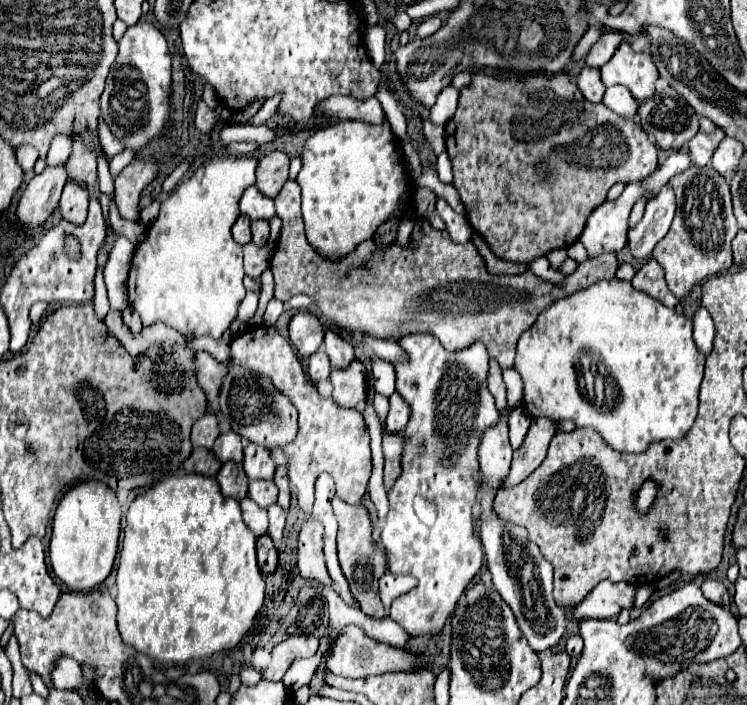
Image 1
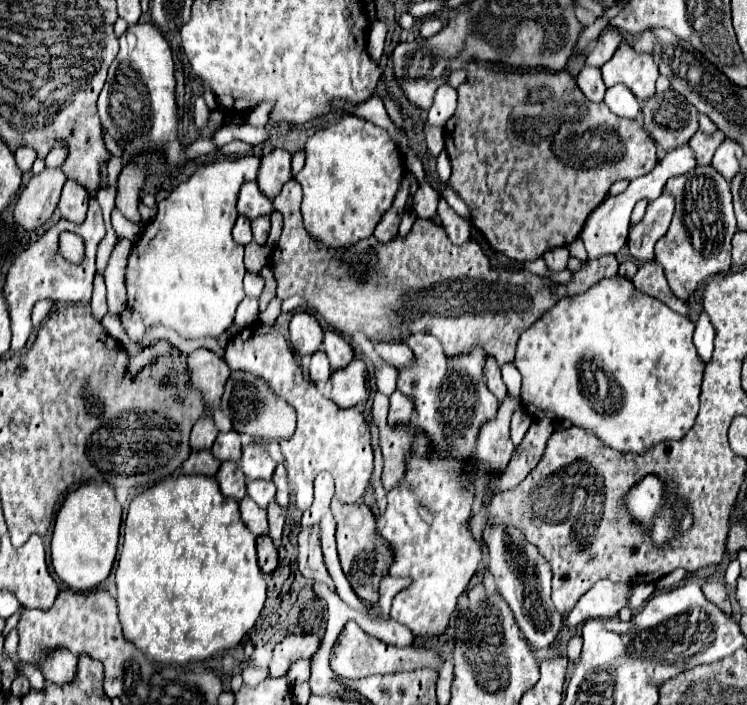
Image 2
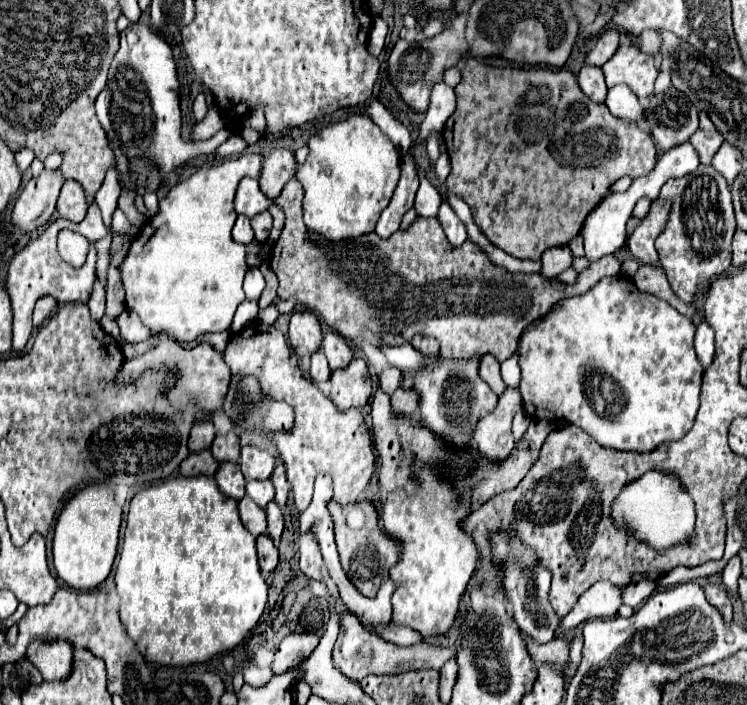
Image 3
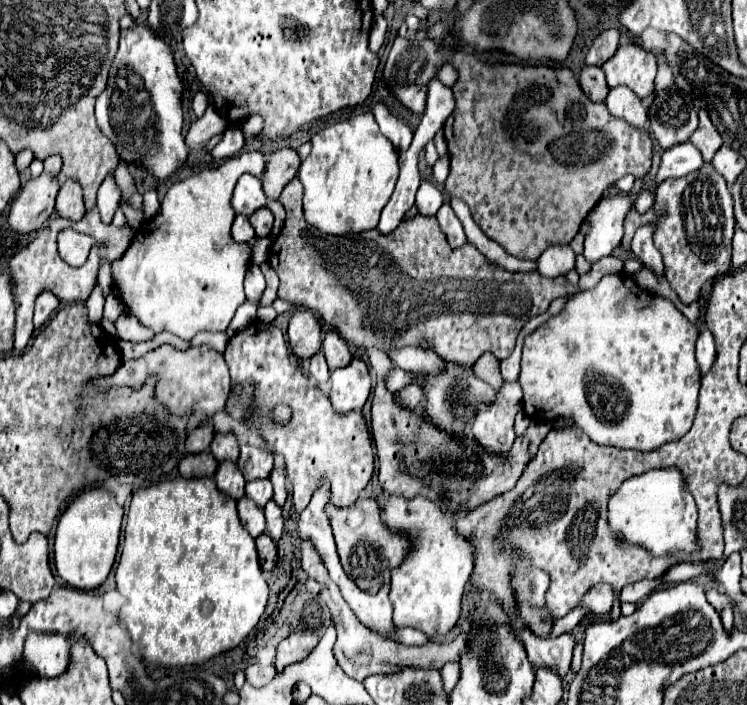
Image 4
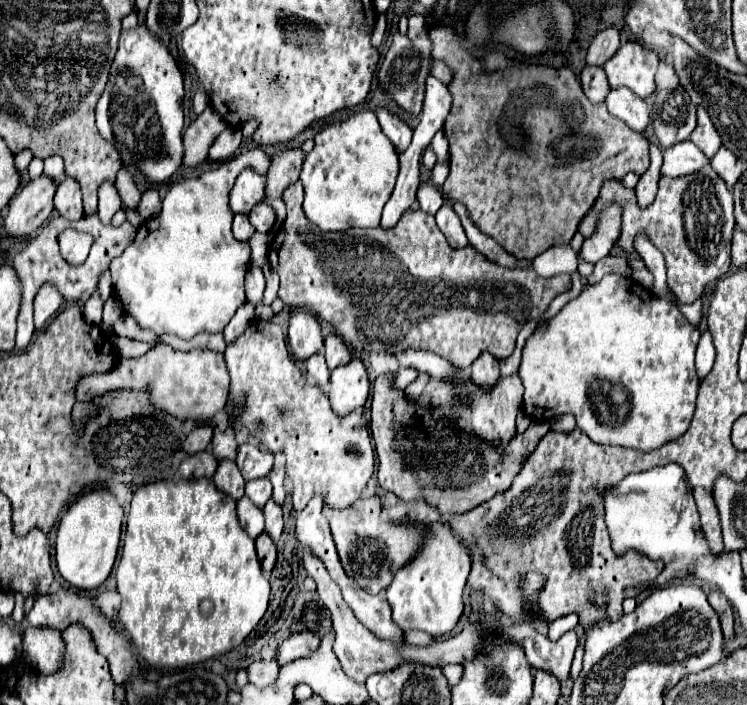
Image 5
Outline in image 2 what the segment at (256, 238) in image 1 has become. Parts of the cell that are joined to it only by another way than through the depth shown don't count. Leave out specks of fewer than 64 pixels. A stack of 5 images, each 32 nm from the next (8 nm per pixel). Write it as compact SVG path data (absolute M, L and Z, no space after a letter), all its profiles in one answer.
M258 216L256 220L252 220L252 232L254 232L254 240L258 244L264 244L270 232L270 216Z

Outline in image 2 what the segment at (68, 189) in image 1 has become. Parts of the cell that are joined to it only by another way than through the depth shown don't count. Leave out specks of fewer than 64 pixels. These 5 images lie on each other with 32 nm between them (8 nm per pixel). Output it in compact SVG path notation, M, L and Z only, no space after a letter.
M66 180L60 202L58 202L58 210L60 210L62 218L66 218L74 224L84 222L86 210L88 210L88 192L78 182Z

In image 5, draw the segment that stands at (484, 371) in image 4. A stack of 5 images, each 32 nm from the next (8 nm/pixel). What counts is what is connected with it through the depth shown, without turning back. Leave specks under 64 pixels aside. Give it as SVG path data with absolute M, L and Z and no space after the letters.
M482 354L480 358L476 358L470 366L470 374L472 378L478 382L478 384L494 384L500 376L500 370L498 370L498 360L492 358L490 354Z

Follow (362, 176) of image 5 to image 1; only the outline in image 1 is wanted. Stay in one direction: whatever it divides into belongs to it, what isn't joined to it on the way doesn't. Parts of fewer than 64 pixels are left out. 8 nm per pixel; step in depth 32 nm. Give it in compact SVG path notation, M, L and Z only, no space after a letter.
M342 120L334 126L320 128L306 140L302 162L304 166L296 176L296 182L302 188L302 216L306 224L306 236L318 252L330 258L344 256L352 252L362 240L372 238L376 228L398 208L398 200L408 182L400 148L388 124L374 126L362 120Z

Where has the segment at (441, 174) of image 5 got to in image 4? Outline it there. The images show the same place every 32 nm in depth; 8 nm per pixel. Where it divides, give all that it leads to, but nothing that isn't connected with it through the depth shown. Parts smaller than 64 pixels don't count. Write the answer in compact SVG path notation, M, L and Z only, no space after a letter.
M444 156L444 158L440 158L436 164L434 164L434 180L436 180L436 184L444 184L444 180L448 178L448 172L450 172L450 162L448 162L448 156Z

